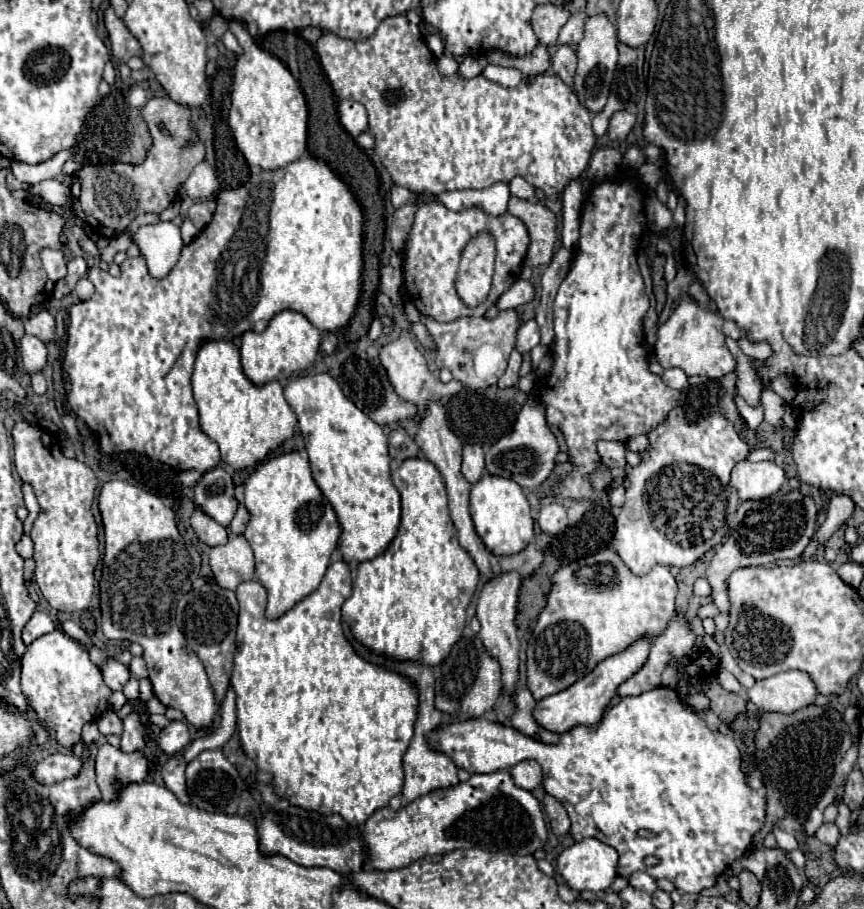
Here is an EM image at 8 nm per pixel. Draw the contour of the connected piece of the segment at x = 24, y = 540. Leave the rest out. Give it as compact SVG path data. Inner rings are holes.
M23 534L19 544L17 544L17 552L23 556L23 558L31 558L33 556L33 540L29 538L29 534Z

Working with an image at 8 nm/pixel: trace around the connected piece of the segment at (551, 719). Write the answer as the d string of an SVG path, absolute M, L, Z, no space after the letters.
M643 636L639 640L635 640L627 650L619 652L619 654L613 654L609 658L605 658L603 662L599 662L593 672L589 672L587 676L583 676L581 680L577 680L573 686L569 686L567 690L563 692L557 692L553 696L547 696L543 700L537 702L535 710L533 710L533 716L535 720L551 730L551 732L557 732L561 734L563 730L569 730L571 726L577 726L577 724L585 724L585 726L591 726L591 724L597 724L601 714L605 712L605 708L609 706L609 700L613 698L613 694L617 692L617 688L627 680L631 678L649 658L649 650L651 650L651 644L653 640L649 636Z

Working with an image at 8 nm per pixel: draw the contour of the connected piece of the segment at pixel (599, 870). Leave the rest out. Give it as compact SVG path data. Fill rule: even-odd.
M585 838L559 854L555 872L575 892L603 892L617 874L617 858L615 848L595 838Z

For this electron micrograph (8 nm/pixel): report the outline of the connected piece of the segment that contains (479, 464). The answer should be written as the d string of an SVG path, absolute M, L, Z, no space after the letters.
M465 444L463 446L463 476L473 484L485 472L485 454L479 444Z

